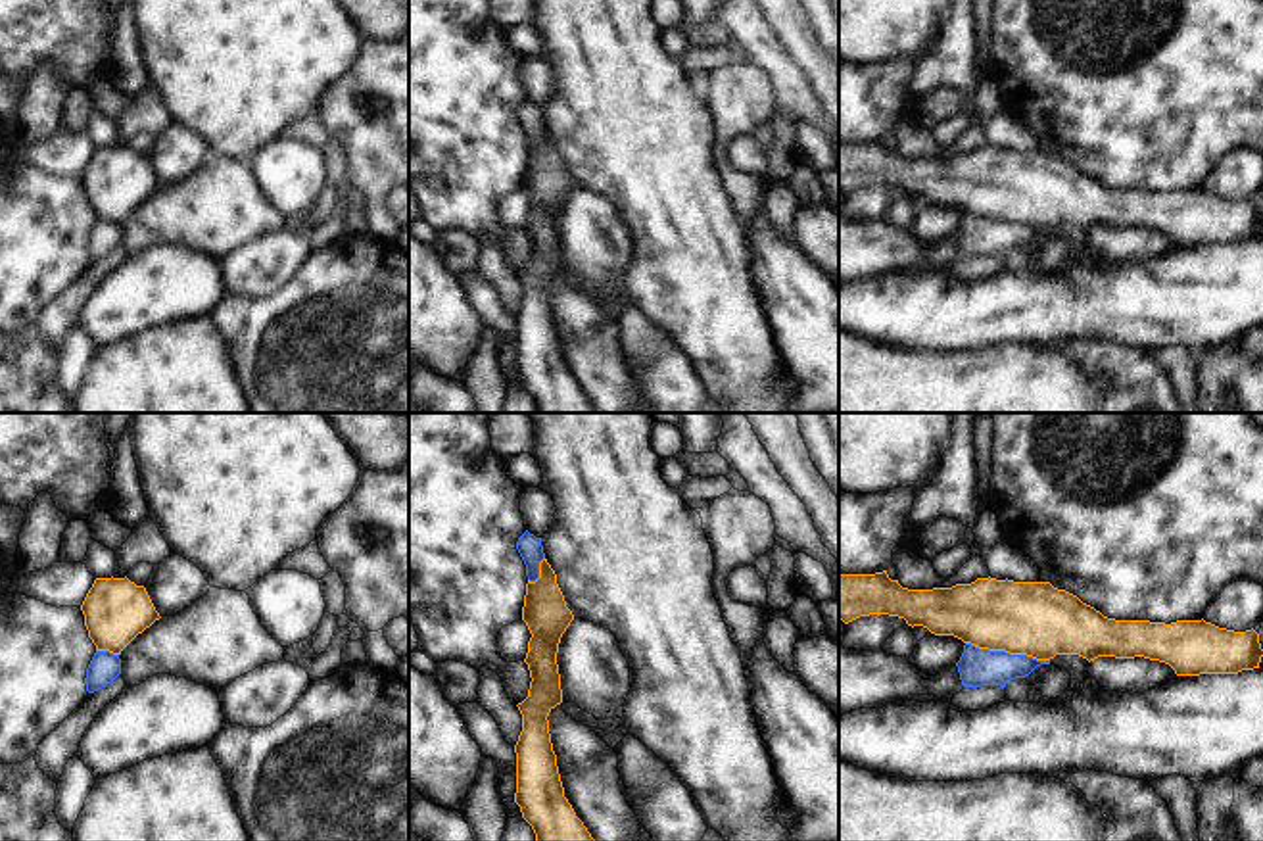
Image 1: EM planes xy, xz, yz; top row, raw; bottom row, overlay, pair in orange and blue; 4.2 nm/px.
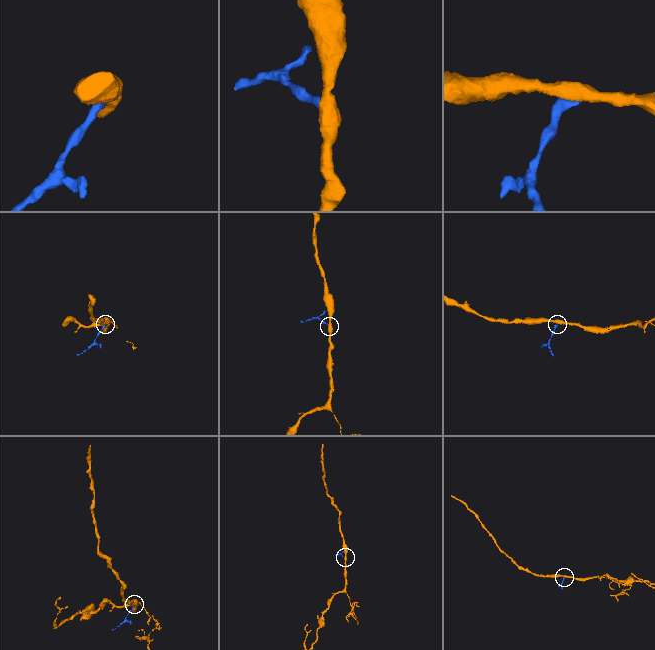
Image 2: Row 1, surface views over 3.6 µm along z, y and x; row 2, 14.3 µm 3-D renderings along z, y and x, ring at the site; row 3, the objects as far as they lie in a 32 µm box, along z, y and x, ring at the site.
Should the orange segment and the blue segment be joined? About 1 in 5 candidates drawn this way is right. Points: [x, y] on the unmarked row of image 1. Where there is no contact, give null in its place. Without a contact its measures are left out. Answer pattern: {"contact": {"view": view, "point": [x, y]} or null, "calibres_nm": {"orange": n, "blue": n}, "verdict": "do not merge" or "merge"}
{"contact": {"view": "yz", "point": [1008, 221]}, "calibres_nm": {"orange": 320, "blue": 160}, "verdict": "do not merge"}

